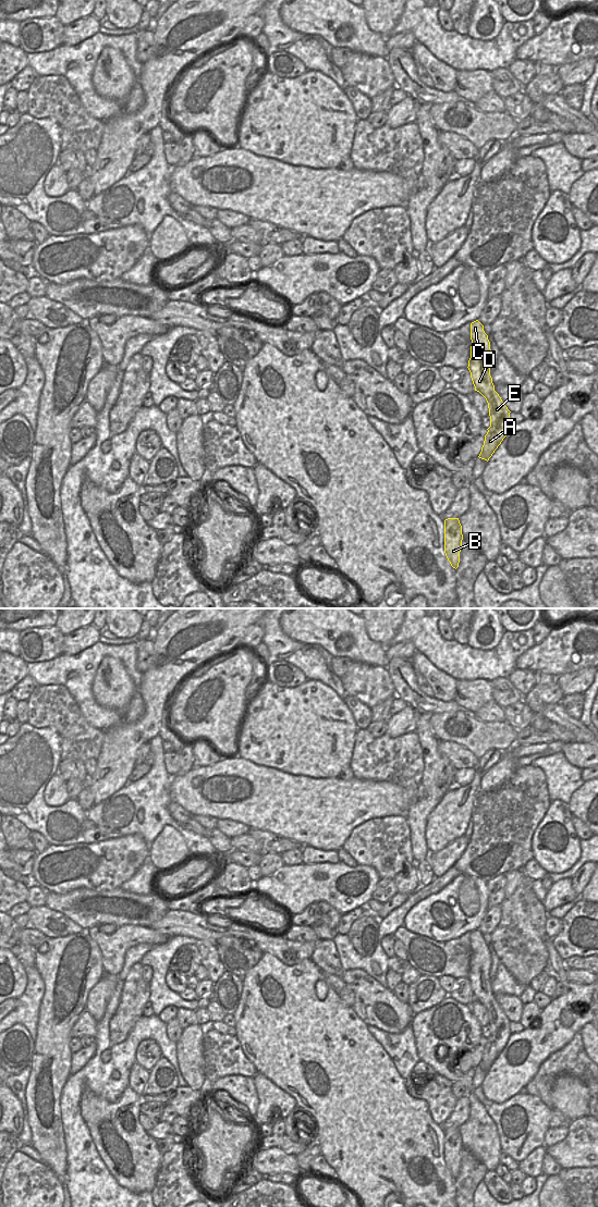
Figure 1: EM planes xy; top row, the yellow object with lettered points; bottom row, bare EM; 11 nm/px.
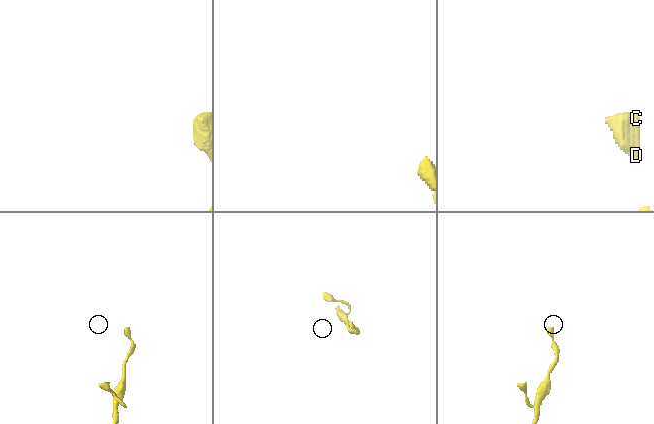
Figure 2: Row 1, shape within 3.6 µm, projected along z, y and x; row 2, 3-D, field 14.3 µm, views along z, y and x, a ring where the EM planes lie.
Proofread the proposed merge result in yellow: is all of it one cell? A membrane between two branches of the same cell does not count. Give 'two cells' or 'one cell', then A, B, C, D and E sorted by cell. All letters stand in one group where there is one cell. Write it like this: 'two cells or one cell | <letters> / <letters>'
one cell | A B C D E

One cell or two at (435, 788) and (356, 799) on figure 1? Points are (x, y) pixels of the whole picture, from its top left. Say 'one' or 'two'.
two

